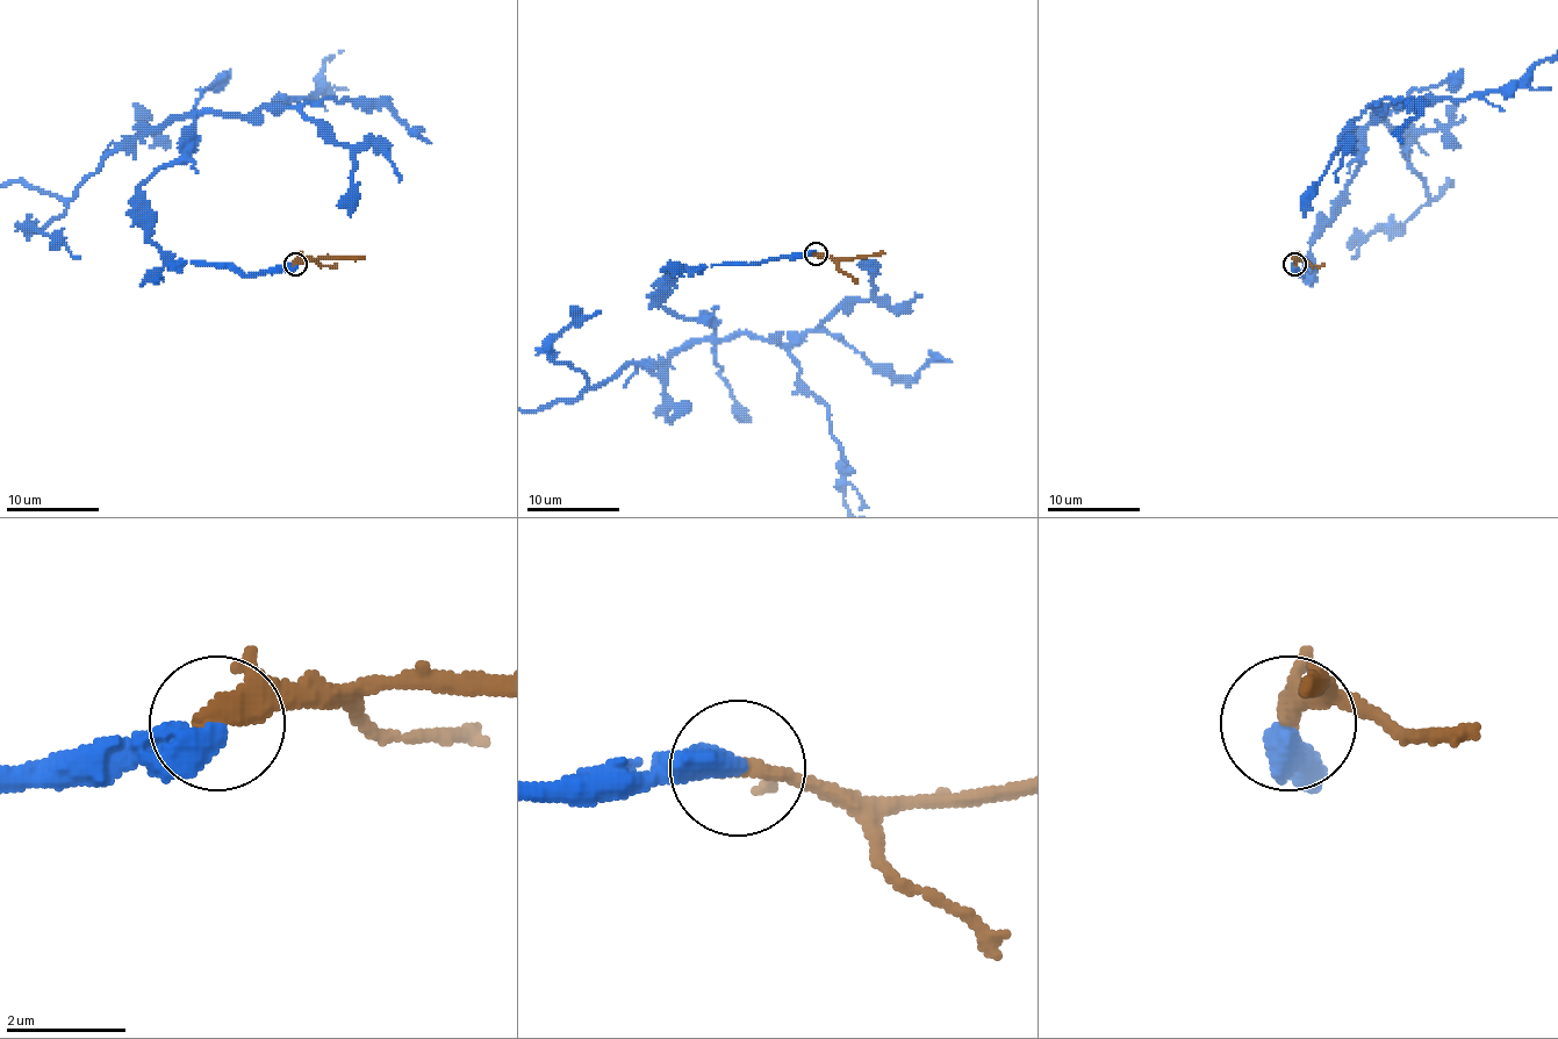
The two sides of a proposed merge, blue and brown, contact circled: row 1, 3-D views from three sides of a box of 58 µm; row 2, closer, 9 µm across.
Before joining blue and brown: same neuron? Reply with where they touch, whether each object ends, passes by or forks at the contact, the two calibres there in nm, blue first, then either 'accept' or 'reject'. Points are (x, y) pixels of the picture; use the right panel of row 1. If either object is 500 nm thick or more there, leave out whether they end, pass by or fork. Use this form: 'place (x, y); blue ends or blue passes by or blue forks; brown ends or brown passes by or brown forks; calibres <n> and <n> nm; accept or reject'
place (1294, 264); blue ends; brown passes by; calibres 480 and 280 nm; accept

